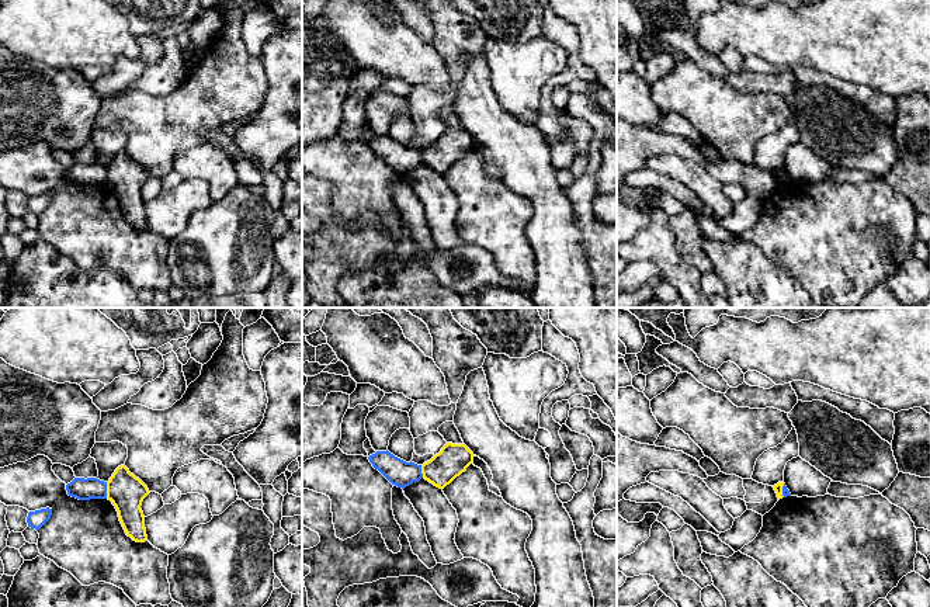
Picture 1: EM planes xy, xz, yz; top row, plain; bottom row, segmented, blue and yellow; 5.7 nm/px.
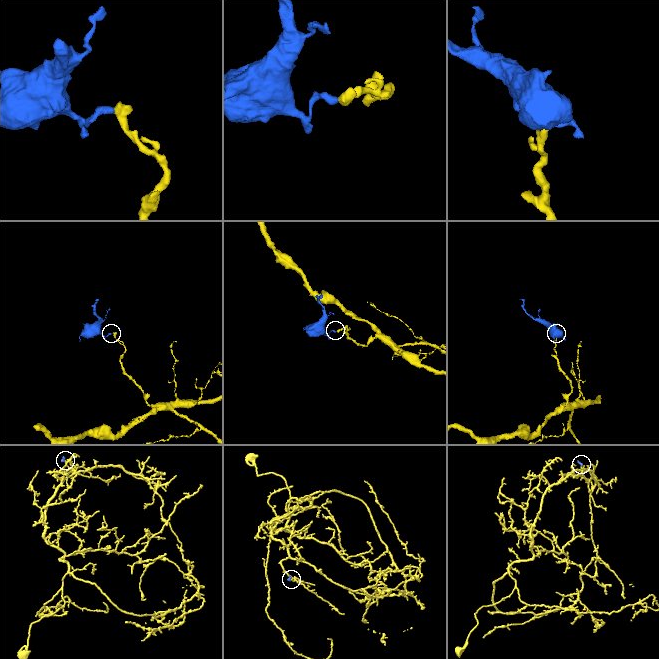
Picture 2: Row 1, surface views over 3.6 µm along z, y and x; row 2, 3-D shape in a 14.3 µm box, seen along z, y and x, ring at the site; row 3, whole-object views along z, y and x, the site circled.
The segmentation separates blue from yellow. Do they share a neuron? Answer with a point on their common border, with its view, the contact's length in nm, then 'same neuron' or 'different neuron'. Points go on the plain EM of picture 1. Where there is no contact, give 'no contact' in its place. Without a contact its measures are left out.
xy (106, 176) | 100 nm | different neuron

